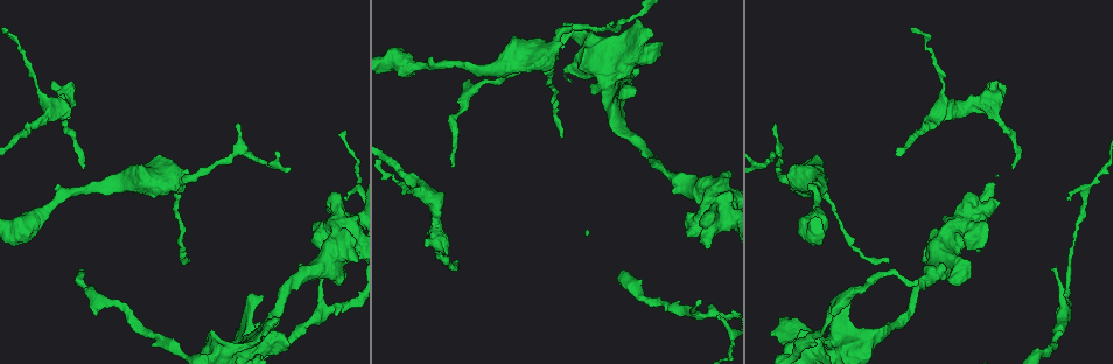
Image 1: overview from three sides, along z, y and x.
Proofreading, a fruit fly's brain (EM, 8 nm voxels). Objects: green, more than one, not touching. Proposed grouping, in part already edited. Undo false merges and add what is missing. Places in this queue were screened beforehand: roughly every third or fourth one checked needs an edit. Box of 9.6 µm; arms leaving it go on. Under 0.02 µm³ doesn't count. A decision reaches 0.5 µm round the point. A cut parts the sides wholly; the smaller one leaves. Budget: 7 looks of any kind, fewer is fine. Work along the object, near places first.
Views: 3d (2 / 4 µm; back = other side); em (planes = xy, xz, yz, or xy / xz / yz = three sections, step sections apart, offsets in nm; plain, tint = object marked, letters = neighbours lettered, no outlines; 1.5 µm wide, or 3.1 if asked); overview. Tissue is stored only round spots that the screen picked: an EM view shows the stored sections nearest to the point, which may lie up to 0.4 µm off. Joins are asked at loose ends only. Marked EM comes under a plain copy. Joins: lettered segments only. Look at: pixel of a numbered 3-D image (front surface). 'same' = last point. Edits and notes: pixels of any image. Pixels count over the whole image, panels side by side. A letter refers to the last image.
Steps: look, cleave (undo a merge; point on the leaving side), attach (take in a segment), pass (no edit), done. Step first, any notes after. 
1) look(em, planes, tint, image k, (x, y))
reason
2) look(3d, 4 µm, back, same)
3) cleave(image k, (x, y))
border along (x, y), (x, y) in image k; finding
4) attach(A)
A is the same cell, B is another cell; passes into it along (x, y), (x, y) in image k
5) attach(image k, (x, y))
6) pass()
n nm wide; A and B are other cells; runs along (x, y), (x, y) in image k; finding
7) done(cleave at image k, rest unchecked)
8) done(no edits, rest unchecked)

look(3d, 2 µm, image 1, (705, 217))
an open end

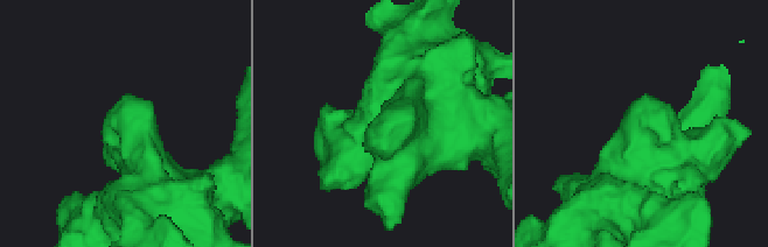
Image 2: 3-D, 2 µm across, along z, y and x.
look(em, planes, letters, image 2, (647, 94))

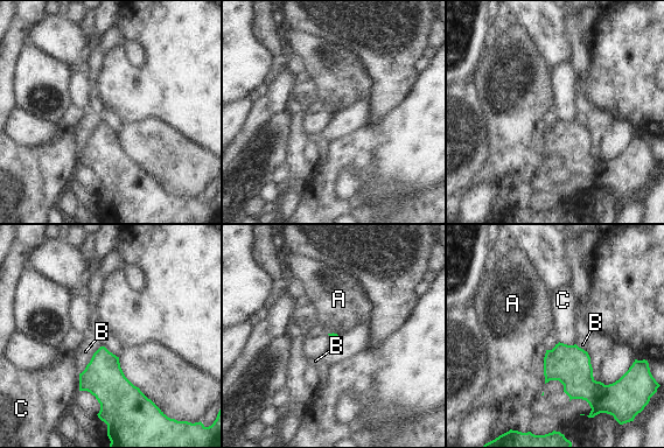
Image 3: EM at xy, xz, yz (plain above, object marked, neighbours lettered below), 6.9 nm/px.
pass()
A, B and C are other cells; border along (546, 350), (544, 357), (544, 383) in image 3; no lettered segment goes on from it

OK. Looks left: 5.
look(em, planes, letters, image 1, (1056, 269))
an open end

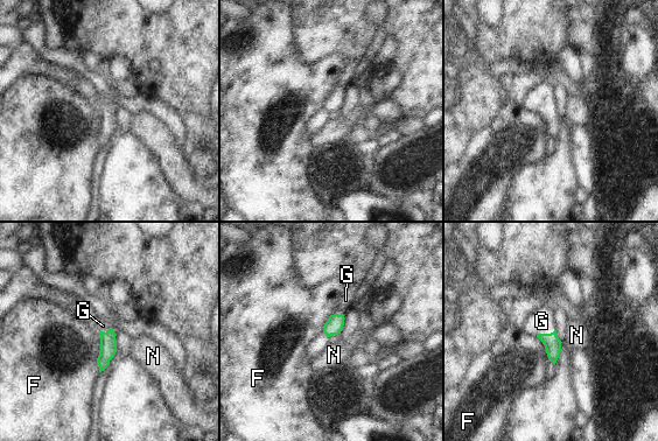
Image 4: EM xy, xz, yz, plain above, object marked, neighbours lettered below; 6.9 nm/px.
attach(G)
110 nm wide; G is the same cell, F and N are other cells; passes into it along (552, 343), (545, 334), (541, 321) in image 4; the cell continues

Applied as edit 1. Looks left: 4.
look(overview)
redraw

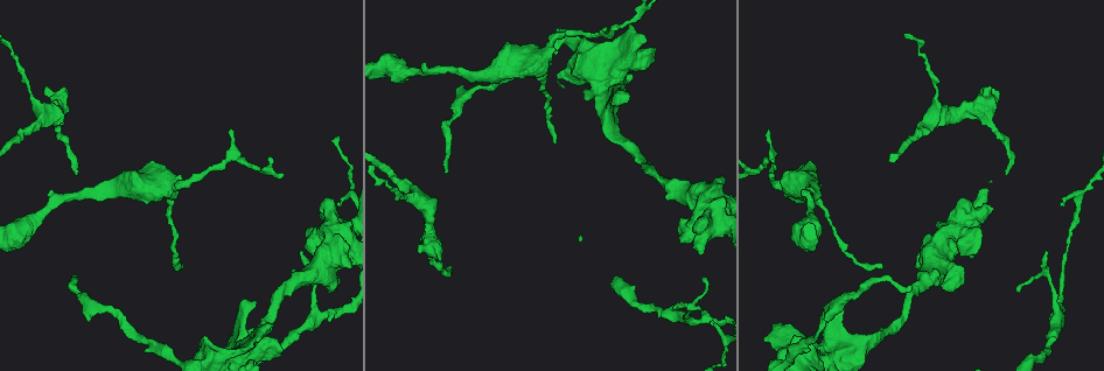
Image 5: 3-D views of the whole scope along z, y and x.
look(3d, 4 µm, image 5, (168, 185))
sudden change in width

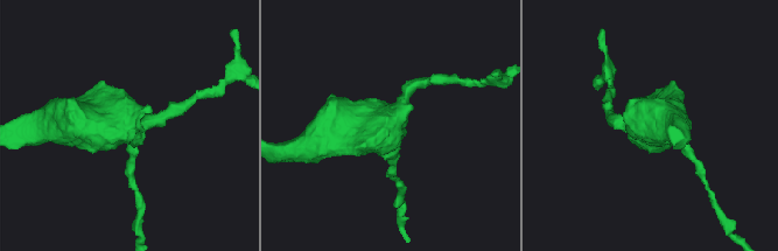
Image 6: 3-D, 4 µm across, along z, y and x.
look(em, yz, step 8, letters, image 6, (391, 114))
shape alone is not enough

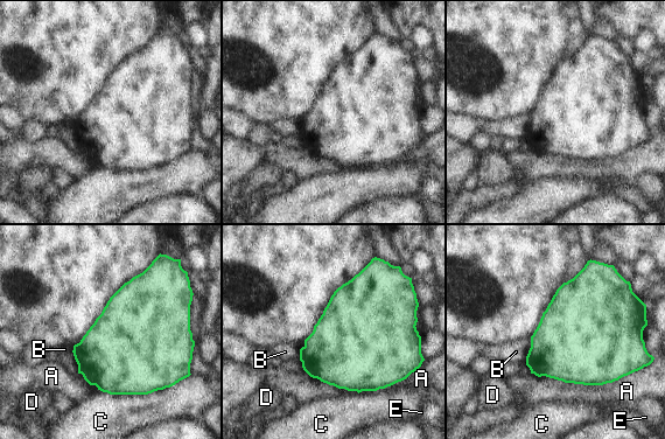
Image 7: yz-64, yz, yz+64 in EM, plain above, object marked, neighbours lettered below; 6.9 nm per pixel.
look(em, xy, step 4, letters, same)

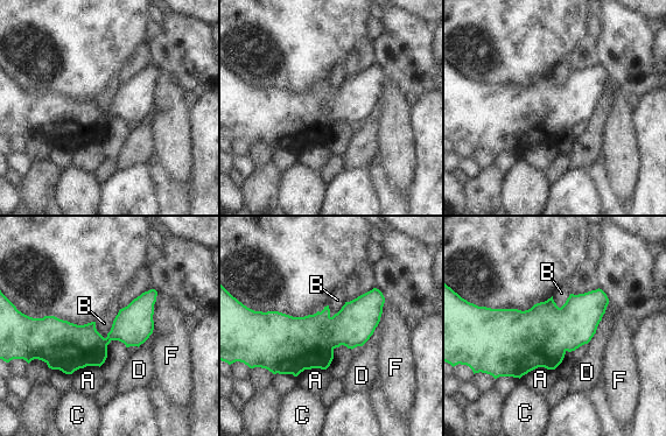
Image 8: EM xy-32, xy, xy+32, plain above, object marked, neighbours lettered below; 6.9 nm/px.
pass()
A, B, C, D and F are other cells; border along (119, 310), (111, 330), (104, 338) in image 8; all the same cell

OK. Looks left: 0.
done(attach at image 4, rest unchecked)

